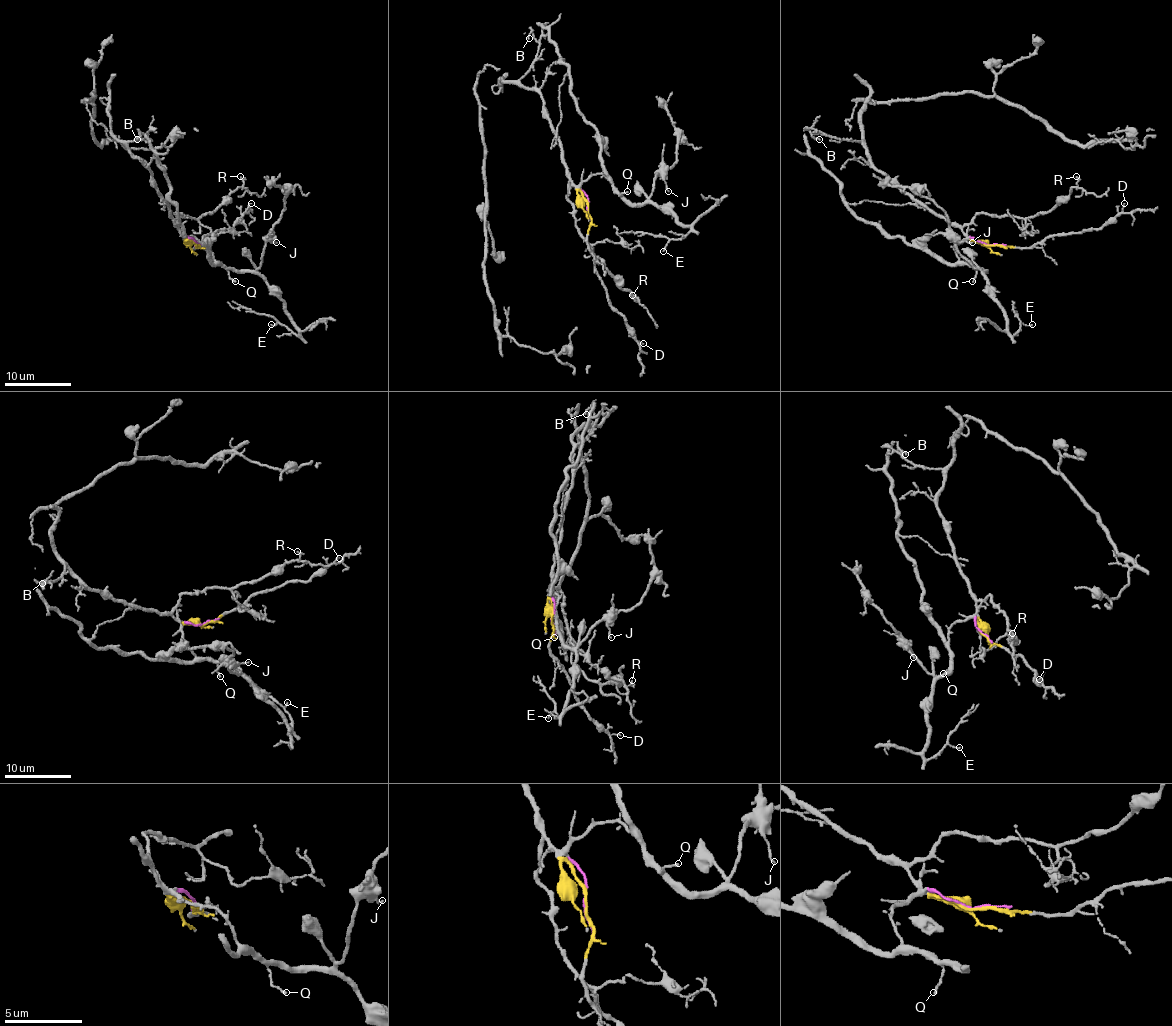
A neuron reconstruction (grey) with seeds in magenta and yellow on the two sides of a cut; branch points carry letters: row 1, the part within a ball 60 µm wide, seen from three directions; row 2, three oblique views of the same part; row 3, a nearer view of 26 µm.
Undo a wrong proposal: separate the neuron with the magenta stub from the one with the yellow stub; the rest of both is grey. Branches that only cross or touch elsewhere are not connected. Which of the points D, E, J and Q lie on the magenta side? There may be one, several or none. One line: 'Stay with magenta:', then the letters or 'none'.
Stay with magenta: E, J, Q

